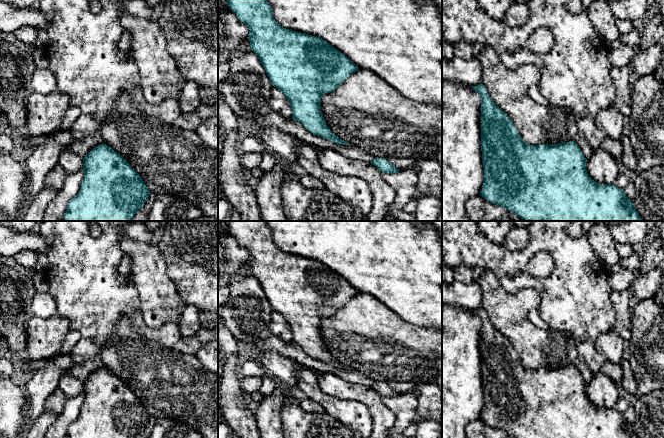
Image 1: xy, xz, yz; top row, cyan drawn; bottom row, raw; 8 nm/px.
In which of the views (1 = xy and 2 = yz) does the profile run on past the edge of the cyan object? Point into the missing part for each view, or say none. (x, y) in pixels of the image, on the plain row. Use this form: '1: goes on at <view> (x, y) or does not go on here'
1: does not go on here
2: does not go on here

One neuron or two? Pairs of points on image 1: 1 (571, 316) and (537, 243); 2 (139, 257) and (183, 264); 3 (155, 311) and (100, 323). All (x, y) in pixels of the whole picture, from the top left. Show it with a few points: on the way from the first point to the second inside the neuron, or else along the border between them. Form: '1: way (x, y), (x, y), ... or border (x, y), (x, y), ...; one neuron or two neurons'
1: way (569, 295), (567, 293), (565, 261), (558, 254); one neuron
2: border (157, 245), (165, 260), (166, 272), (174, 283); two neurons
3: border (136, 291), (142, 321), (149, 327), (159, 328); two neurons

